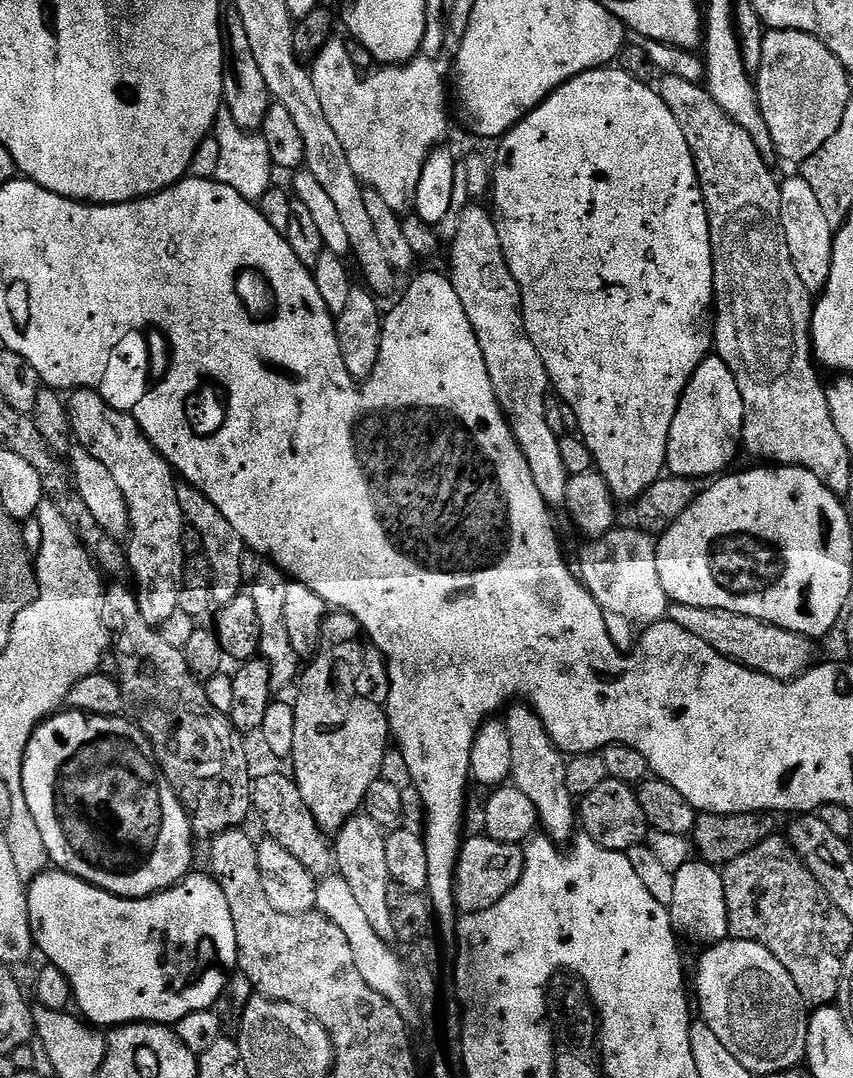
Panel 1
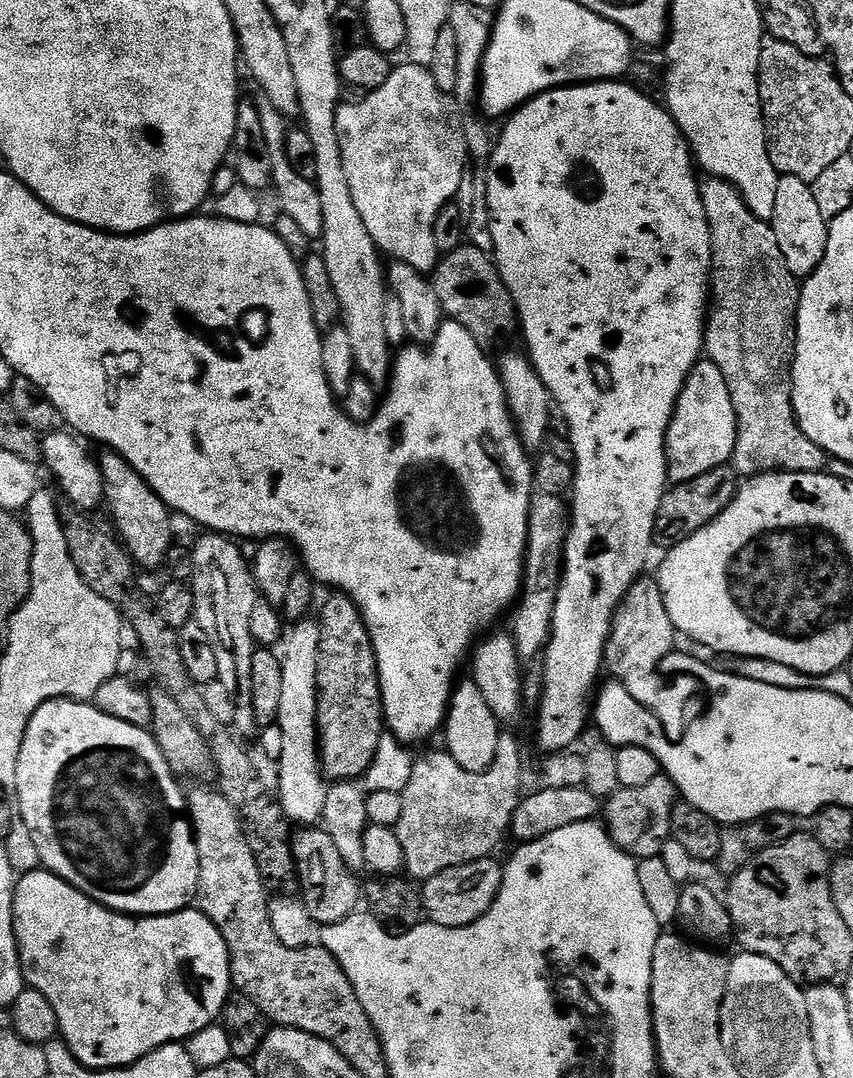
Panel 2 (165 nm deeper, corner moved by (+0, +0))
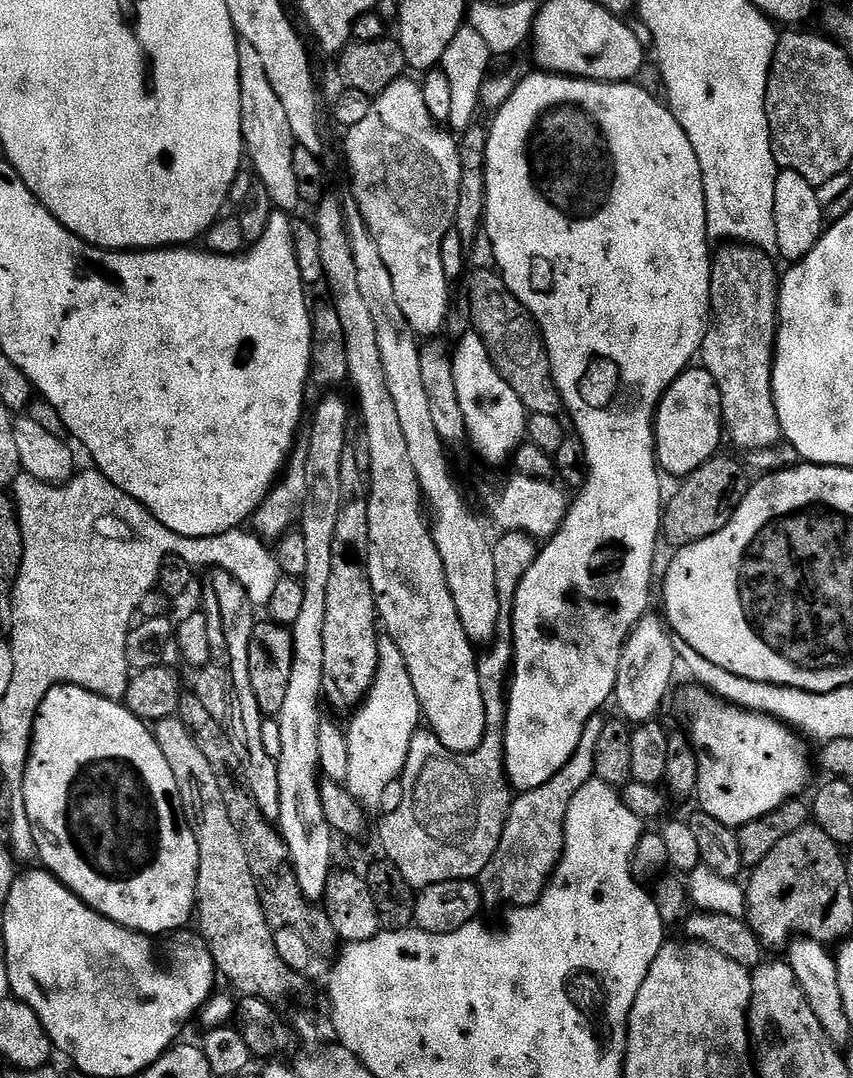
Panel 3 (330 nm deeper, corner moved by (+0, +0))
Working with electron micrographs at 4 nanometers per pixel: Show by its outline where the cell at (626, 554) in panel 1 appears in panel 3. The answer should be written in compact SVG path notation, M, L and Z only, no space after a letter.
M649 614L637 622L624 644L618 666L614 704L620 707L619 715L632 726L647 724L657 719L656 711L663 706L664 699L672 688L672 675L676 668L678 669L673 637L665 621L657 616Z

